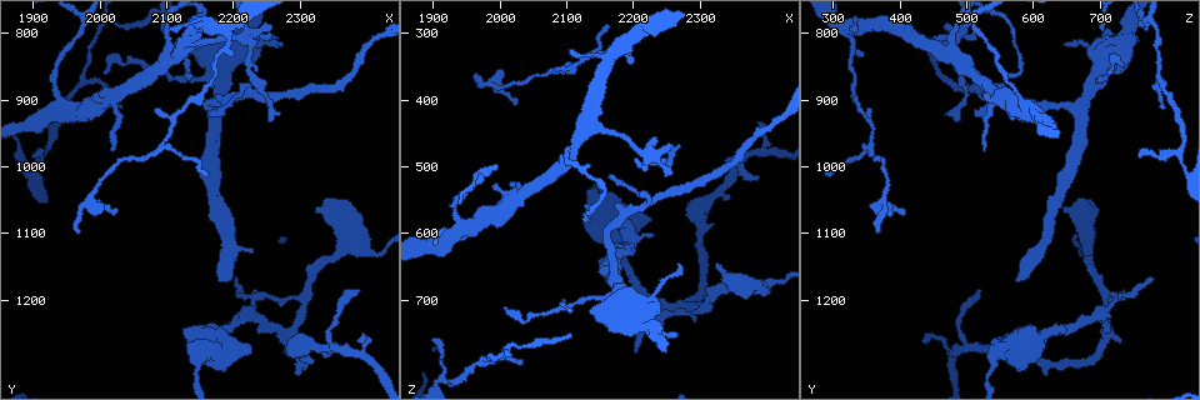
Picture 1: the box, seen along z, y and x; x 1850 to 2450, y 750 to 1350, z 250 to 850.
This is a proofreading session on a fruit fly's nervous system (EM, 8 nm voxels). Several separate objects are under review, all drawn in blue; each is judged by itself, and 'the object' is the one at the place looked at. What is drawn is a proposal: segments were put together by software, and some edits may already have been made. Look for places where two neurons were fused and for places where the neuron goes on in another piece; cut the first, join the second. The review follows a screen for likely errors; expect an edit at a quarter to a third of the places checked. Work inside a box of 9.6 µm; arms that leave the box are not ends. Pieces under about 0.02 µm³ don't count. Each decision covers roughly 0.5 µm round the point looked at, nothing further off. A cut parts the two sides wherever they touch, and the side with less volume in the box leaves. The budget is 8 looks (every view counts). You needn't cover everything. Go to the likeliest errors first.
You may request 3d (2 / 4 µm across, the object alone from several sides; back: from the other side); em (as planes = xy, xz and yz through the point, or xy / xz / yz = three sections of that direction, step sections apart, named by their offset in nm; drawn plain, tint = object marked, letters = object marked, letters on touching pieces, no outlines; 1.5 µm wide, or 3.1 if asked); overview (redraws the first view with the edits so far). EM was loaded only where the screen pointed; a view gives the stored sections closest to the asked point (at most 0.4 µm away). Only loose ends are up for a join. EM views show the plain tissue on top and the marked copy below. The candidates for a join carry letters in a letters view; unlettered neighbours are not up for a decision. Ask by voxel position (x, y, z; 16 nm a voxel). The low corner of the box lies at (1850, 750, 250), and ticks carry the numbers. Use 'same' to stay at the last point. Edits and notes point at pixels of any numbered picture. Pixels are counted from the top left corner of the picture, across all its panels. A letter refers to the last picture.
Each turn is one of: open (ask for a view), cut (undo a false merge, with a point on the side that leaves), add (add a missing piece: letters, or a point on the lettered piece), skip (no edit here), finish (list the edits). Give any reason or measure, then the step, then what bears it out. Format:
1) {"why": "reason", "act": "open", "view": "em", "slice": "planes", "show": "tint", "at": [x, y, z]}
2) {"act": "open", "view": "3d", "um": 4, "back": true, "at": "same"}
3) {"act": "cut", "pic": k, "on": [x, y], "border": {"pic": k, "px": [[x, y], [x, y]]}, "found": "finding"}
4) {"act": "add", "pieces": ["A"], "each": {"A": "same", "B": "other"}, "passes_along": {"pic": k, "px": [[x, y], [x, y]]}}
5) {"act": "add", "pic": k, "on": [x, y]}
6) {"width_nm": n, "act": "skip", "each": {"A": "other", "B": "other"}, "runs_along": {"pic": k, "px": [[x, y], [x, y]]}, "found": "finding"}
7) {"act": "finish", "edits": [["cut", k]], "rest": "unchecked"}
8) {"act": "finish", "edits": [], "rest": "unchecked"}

{"why": "an open end", "act": "open", "view": "em", "slice": "planes", "show": "letters", "at": [2230, 1125, 600]}

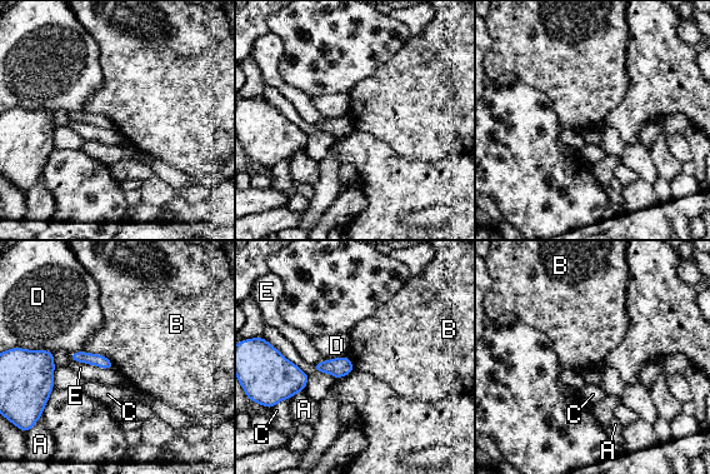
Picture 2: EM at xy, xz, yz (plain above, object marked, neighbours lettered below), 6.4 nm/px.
{"act": "skip", "each": {"A": "other", "B": "other", "C": "other", "D": "other", "E": "other"}, "found": "none of them fits"}

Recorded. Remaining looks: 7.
{"why": "branch stops here", "act": "open", "view": "em", "slice": "planes", "show": "letters", "at": [2270, 925, 465]}

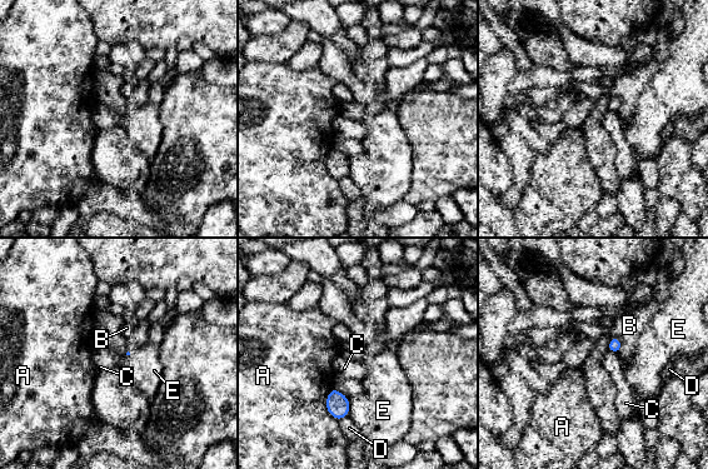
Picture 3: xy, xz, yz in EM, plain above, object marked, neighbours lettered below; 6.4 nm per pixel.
{"act": "skip", "each": {"A": "other", "B": "other", "C": "other", "D": "other", "E": "other"}, "found": "no lettered piece goes on from it"}

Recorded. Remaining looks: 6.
{"why": "narrows sharply", "act": "open", "view": "3d", "um": 4, "at": [2270, 1255, 705]}

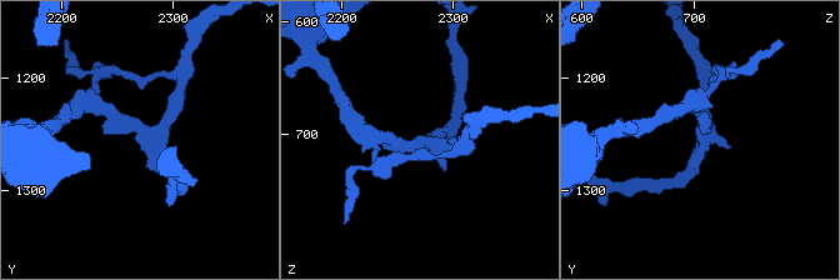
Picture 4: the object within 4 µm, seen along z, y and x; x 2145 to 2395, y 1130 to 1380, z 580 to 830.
{"arms": 3, "arm_widths_nm": [190, 200, 240], "why": "need the tissue", "act": "open", "view": "em", "slice": "yz", "step": 8, "show": "letters", "at": [2274, 1252, 706]}

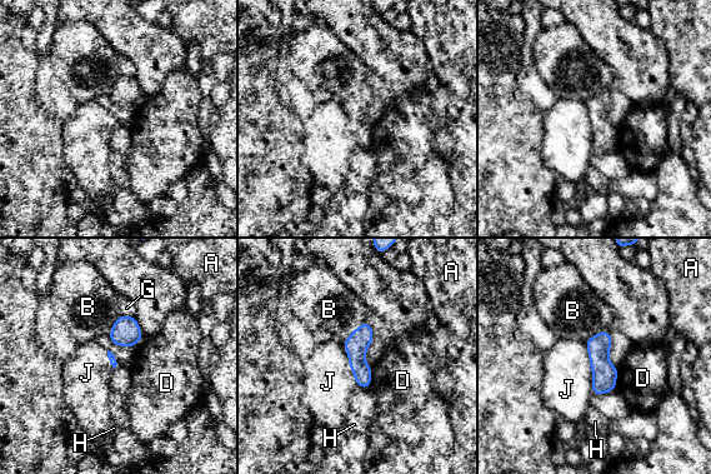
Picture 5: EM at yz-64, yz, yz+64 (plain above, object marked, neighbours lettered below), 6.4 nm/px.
{"why": "cut it another way", "act": "open", "view": "em", "slice": "xy", "step": 4, "show": "letters", "at": "same"}

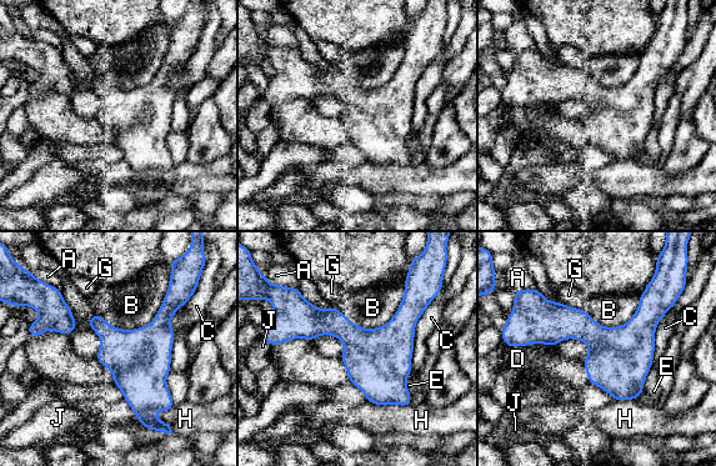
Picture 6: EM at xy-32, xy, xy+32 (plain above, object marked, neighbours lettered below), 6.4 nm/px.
{"width_nm": 400, "act": "skip", "each": {"A": "other", "B": "other", "C": "other", "D": "other", "E": "other", "G": "other", "H": "other", "J": "other"}, "border": {"pic": 6, "px": [[186, 302], [171, 317], [174, 334]]}, "found": "continuous, no second neuron"}

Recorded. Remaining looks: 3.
{"act": "finish", "edits": [], "rest": "unchecked"}

